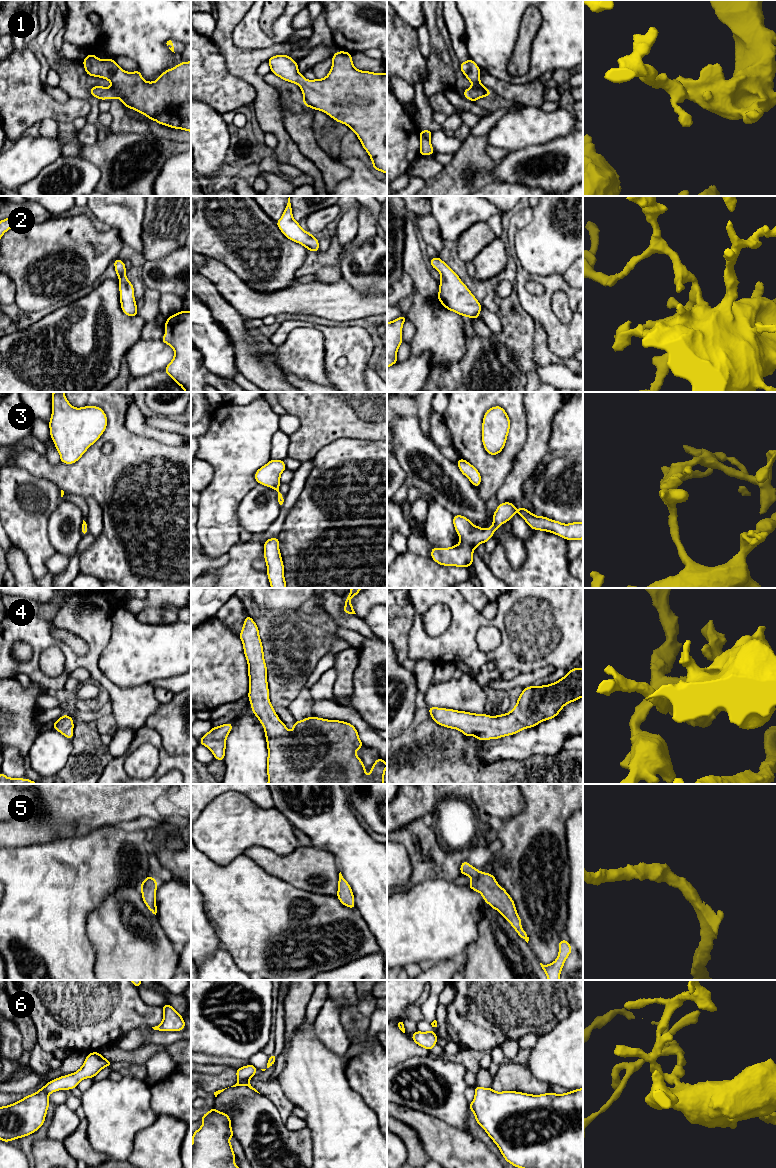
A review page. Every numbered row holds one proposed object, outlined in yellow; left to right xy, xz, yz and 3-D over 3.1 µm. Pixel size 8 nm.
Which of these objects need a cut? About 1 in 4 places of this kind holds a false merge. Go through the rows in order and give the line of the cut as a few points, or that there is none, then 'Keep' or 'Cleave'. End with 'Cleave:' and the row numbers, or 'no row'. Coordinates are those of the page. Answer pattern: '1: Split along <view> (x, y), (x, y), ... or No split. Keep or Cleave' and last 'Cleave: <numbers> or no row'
1: No split. Keep
2: No split. Keep
3: No split. Keep
4: No split. Keep
5: No split. Keep
6: No split. Keep
Cleave: no row

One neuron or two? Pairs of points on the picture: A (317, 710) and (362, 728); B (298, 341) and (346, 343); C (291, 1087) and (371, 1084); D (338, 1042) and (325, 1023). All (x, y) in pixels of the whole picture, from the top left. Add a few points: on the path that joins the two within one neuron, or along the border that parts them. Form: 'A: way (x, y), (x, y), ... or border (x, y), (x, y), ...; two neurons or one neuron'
A: way (328, 710), (346, 713), (351, 717); one neuron
B: border (307, 326), (317, 328), (322, 333), (324, 366); two neurons
C: border (347, 1062), (347, 1083), (361, 1097), (364, 1103); two neurons
D: way (334, 1037), (328, 1028); one neuron

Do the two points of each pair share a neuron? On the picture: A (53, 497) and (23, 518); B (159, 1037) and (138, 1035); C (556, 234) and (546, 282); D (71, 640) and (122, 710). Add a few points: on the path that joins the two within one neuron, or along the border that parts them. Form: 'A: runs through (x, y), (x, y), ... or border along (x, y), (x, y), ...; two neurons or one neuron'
A: runs through (49, 505), (35, 506), (31, 510); one neuron
B: runs through (154, 1037), (143, 1035); one neuron
C: border along (524, 269), (537, 275), (561, 274); two neurons
D: border along (62, 642), (80, 656), (83, 656), (88, 651); two neurons

